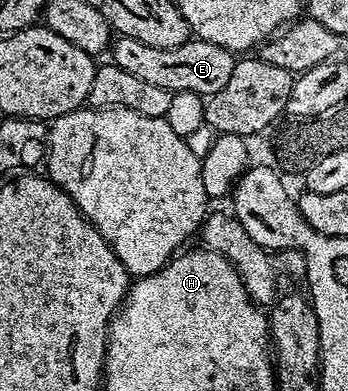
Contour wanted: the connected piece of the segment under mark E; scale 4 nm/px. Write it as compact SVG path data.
M123 35L112 43L112 61L120 65L120 69L149 81L152 85L160 85L160 89L169 91L187 91L203 97L220 93L232 77L232 69L236 62L235 52L224 49L220 45L212 45L212 41L204 41L192 37L184 45L175 47L153 47L144 45L144 41L136 41L136 37Z

